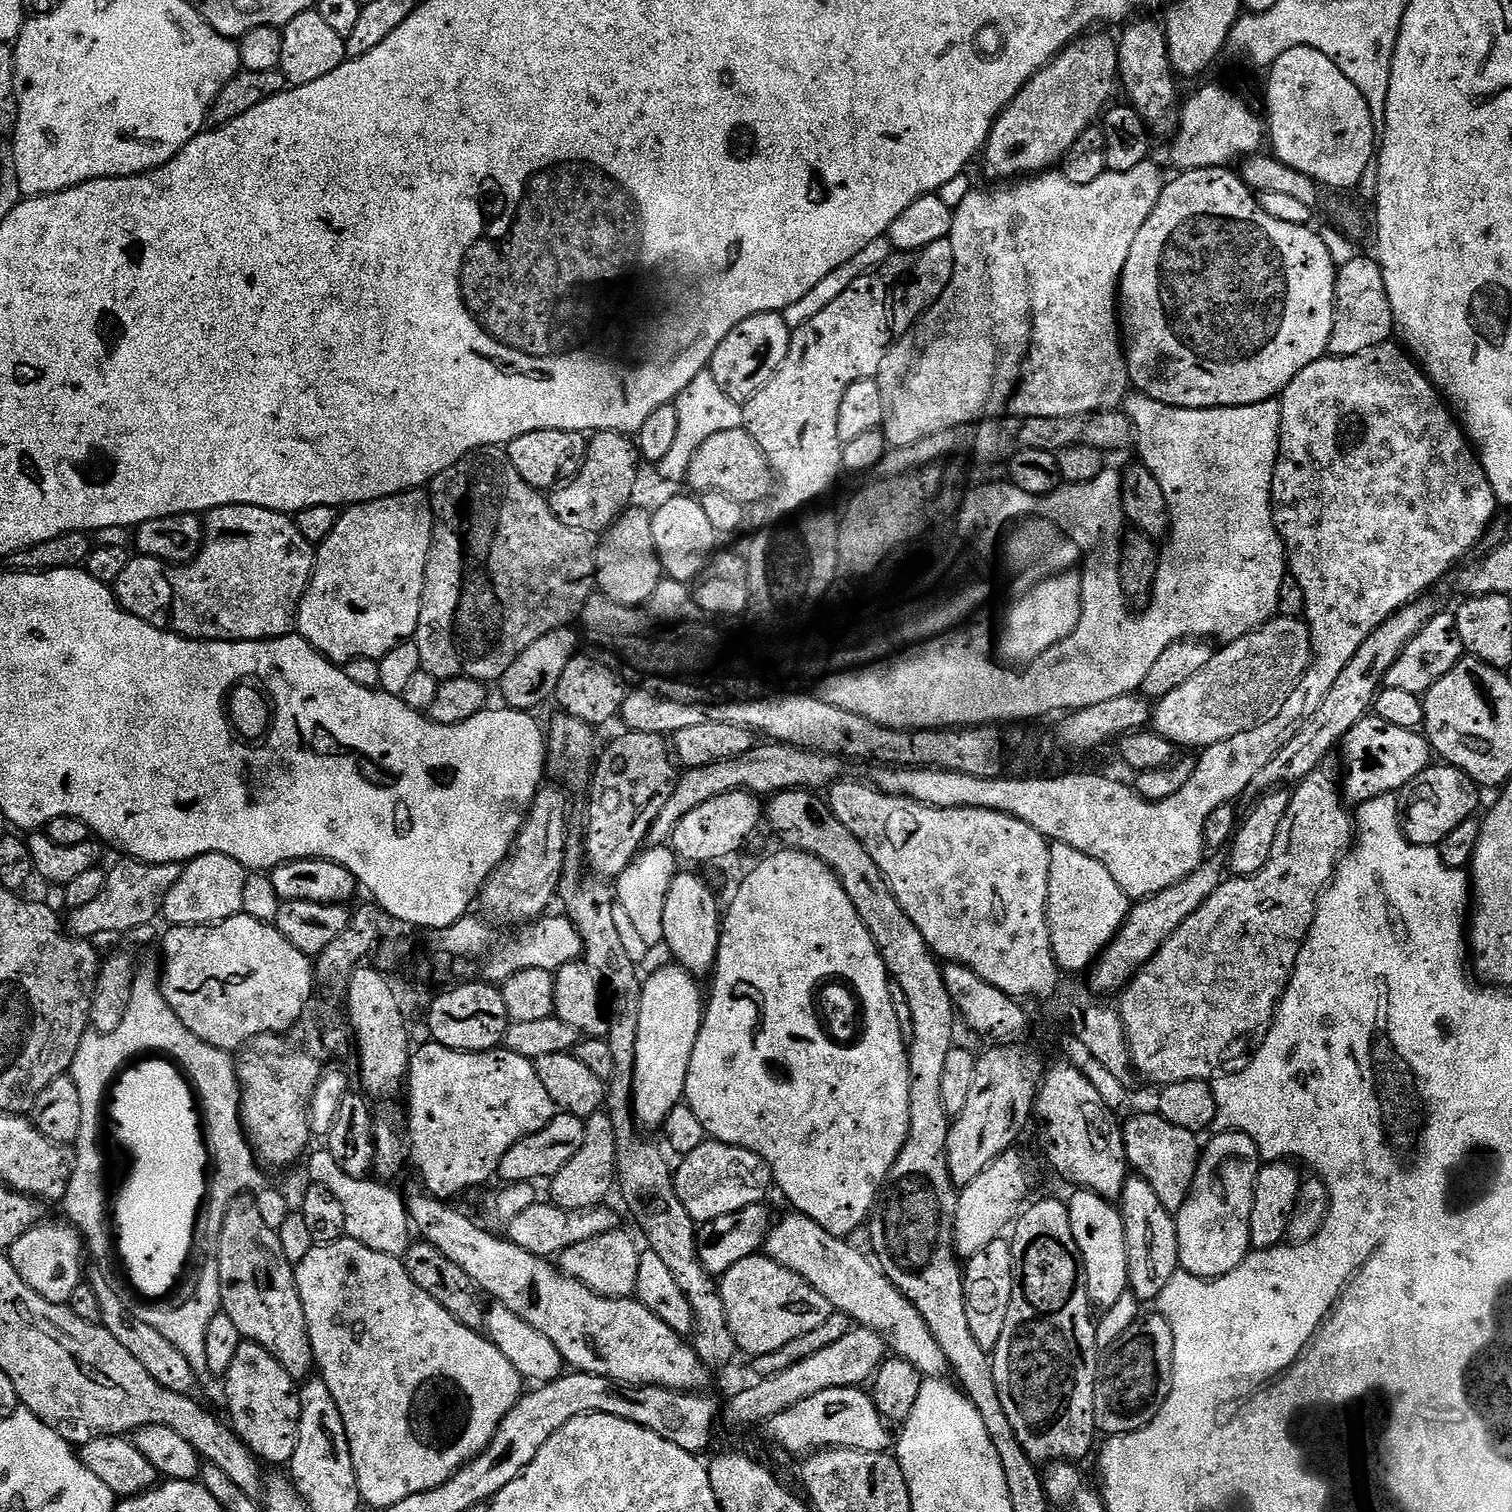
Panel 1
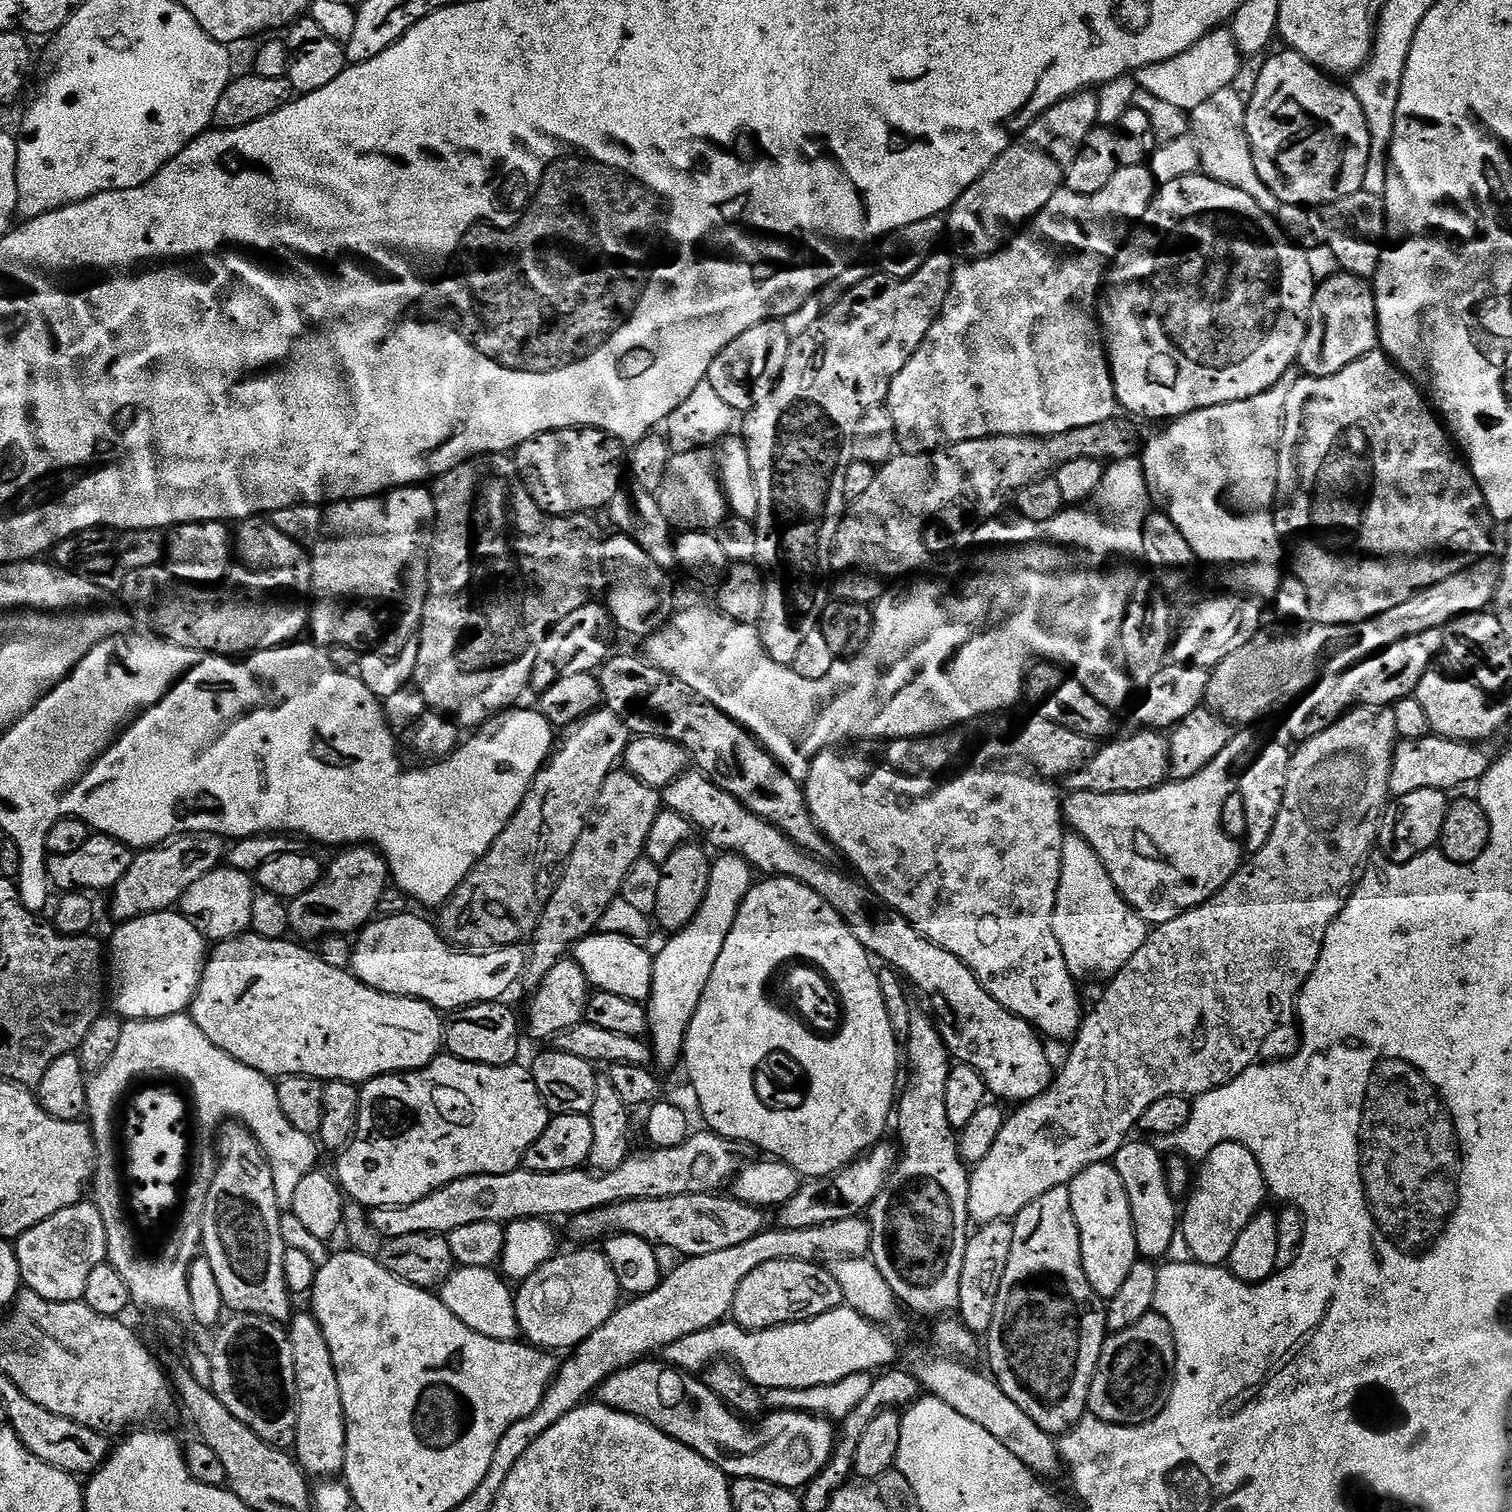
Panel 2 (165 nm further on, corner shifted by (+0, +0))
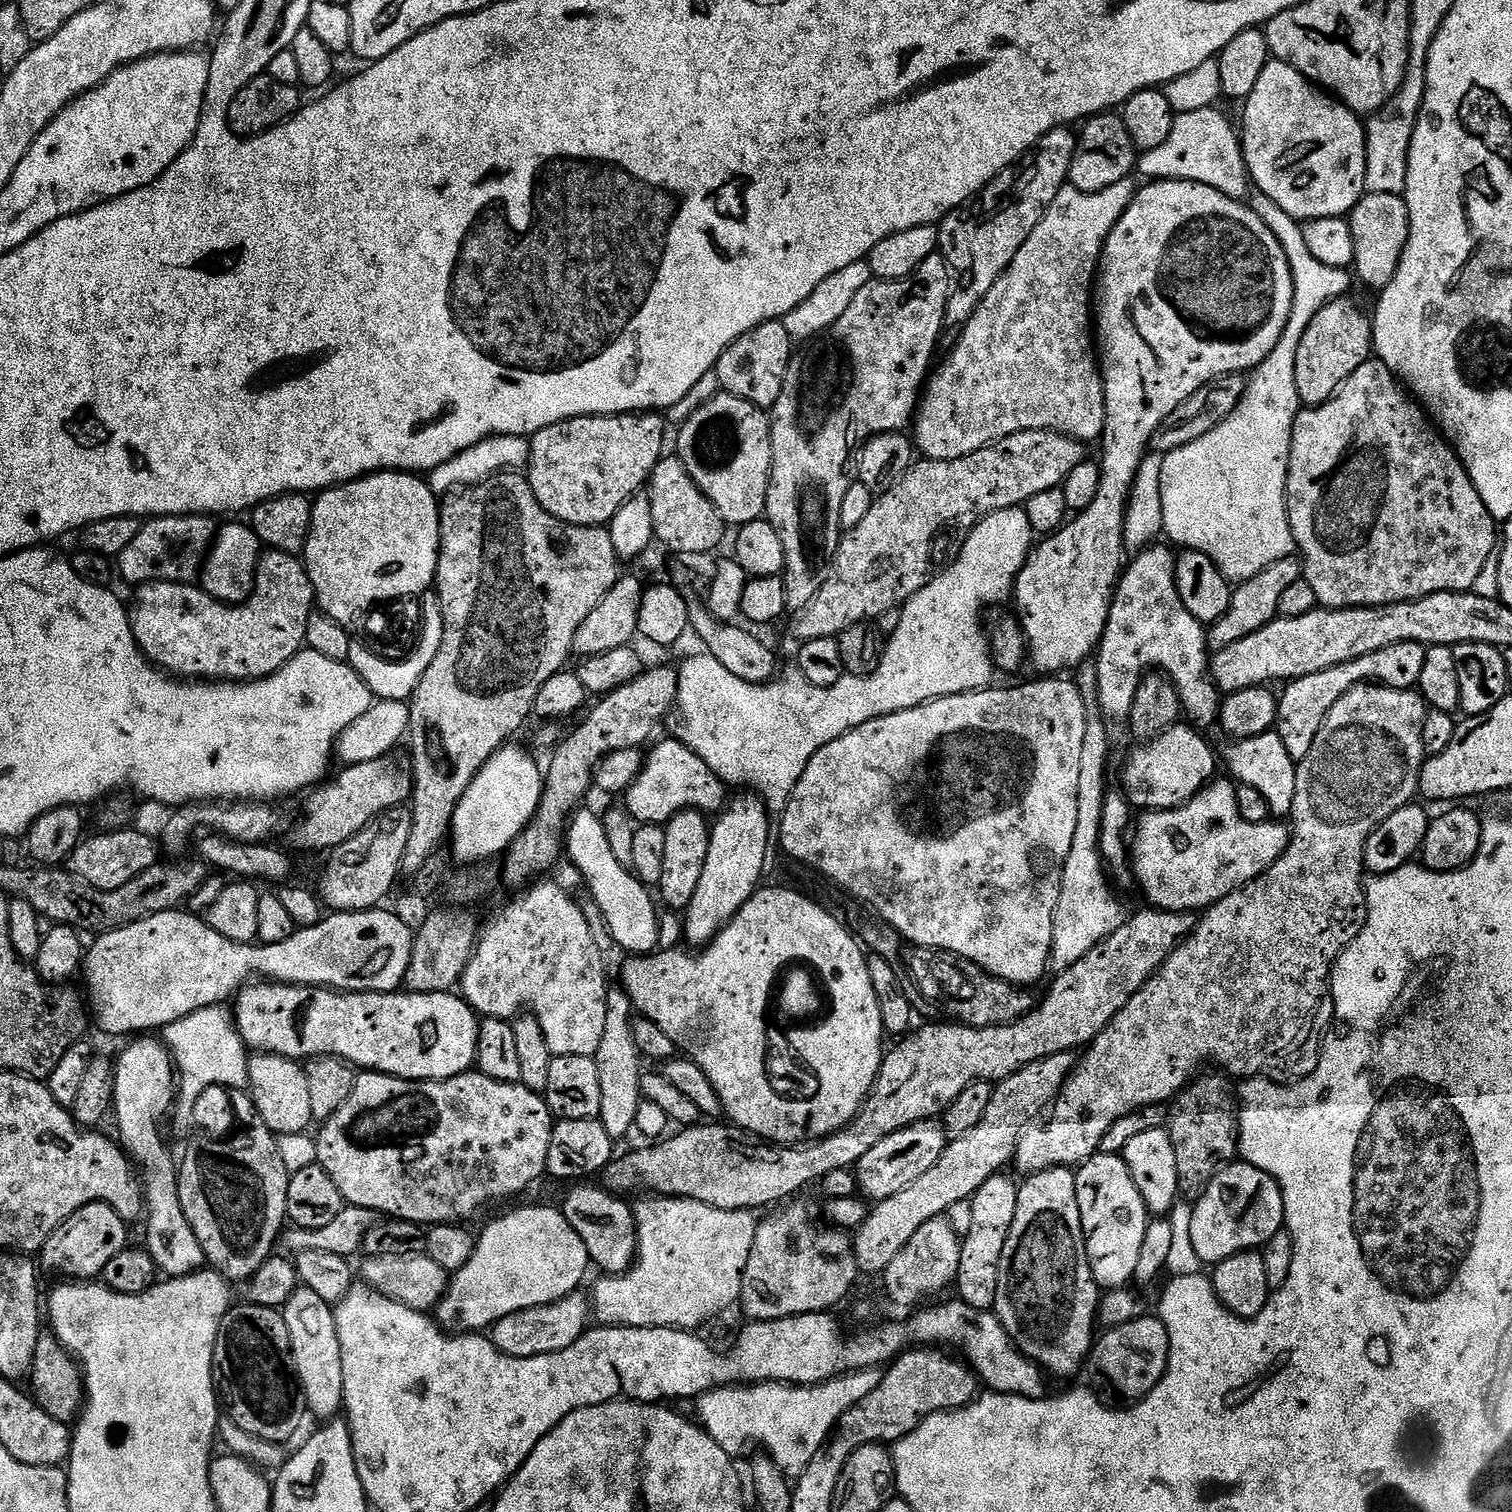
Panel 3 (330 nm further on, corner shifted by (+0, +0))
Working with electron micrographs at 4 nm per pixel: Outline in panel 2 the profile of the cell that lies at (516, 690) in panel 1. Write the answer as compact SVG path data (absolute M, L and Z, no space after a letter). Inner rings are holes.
M589 602L582 610L574 610L574 614L566 614L562 622L558 622L545 636L538 650L538 658L534 658L534 670L530 685L533 693L545 692L554 682L562 678L571 678L583 672L595 673L608 659L612 648L612 632L614 625L612 616L603 603Z

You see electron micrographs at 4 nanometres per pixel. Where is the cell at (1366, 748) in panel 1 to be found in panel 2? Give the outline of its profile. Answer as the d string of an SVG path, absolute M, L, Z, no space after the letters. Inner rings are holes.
M1435 734L1421 740L1400 740L1392 759L1390 770L1390 793L1399 798L1414 794L1414 790L1453 790L1463 784L1475 785L1486 774L1490 767L1490 756L1484 753L1483 747L1464 744L1460 740L1447 740Z

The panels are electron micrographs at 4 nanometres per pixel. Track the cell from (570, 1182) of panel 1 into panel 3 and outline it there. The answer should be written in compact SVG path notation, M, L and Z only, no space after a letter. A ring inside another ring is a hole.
M613 987L606 998L606 1027L602 1029L602 1042L598 1042L598 1050L594 1057L598 1066L598 1083L602 1086L602 1106L598 1118L606 1134L610 1134L614 1142L620 1142L628 1131L631 1133L635 1129L635 1119L642 1101L642 1057L632 1033L632 1011L634 1005L631 995L623 987Z

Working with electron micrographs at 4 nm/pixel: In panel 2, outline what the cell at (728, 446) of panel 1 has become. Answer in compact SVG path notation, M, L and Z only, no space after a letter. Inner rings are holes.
M707 448L670 456L658 499L662 514L666 514L666 522L670 522L673 529L681 533L711 533L719 528L730 512L728 500L724 496L724 486L720 481L717 457Z

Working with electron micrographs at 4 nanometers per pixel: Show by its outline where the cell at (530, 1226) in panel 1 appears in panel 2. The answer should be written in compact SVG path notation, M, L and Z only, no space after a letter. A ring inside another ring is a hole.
M704 1193L675 1195L674 1198L636 1199L598 1210L583 1212L569 1219L568 1232L578 1242L601 1241L609 1235L632 1235L648 1244L679 1250L683 1257L704 1257L742 1245L765 1229L765 1211L733 1196Z

